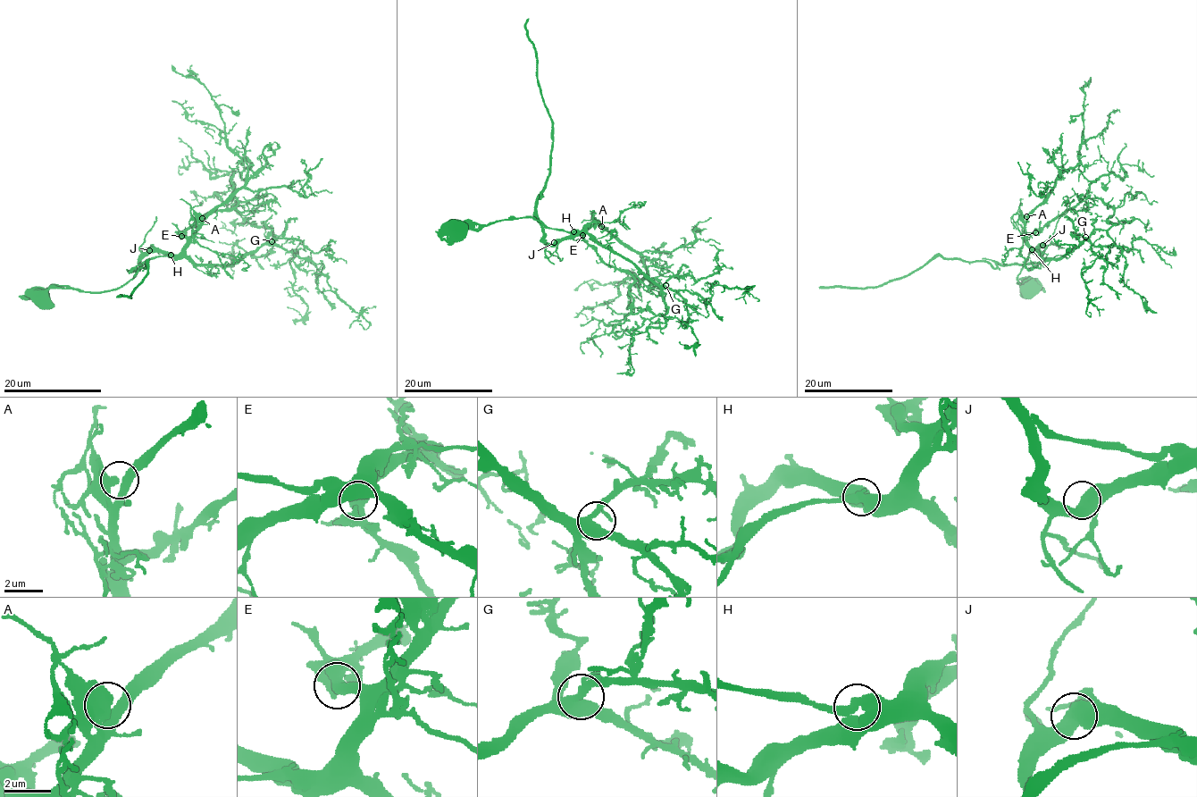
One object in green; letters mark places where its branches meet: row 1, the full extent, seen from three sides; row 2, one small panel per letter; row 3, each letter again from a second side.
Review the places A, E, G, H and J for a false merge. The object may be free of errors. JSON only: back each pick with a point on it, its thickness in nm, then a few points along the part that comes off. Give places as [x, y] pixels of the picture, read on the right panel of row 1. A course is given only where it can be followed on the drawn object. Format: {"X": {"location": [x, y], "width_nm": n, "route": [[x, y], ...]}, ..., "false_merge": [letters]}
{"false_merge": []}

